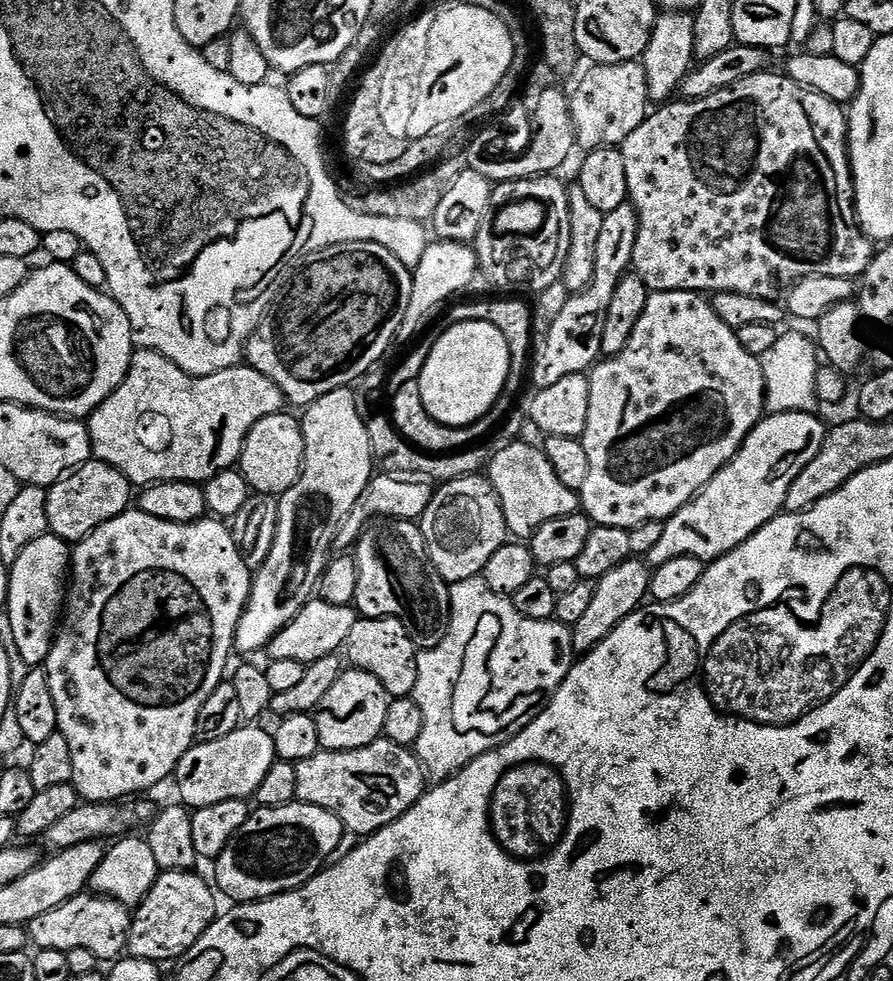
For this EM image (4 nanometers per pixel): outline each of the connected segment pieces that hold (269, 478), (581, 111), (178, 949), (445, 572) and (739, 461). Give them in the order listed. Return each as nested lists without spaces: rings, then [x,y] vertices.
[[[283,411],[270,418],[262,418],[262,422],[250,430],[242,446],[238,471],[244,475],[253,493],[279,498],[294,486],[294,482],[298,482],[304,465],[304,429],[297,417],[295,420],[288,415]]]
[[[627,60],[624,64],[597,64],[580,80],[571,93],[572,121],[577,145],[584,150],[615,148],[644,121],[650,112],[646,70],[643,63]]]
[[[195,871],[161,872],[156,877],[150,894],[146,894],[132,917],[126,949],[129,957],[157,962],[179,961],[216,921],[217,893],[209,881],[208,885],[202,877],[196,875]]]
[[[483,475],[459,476],[456,480],[441,483],[433,491],[430,506],[426,506],[424,515],[419,521],[421,532],[424,534],[424,541],[430,554],[430,562],[434,562],[434,570],[444,581],[449,584],[457,584],[466,578],[474,578],[483,573],[486,562],[494,550],[498,550],[509,539],[510,533],[506,526],[506,518],[502,514],[500,499],[492,484]]]
[[[774,412],[759,420],[735,458],[689,504],[664,521],[662,538],[646,558],[649,569],[683,556],[718,560],[781,515],[794,478],[814,462],[828,436],[829,425],[818,417],[816,412]]]

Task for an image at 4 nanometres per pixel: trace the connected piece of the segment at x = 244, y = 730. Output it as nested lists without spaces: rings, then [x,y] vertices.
[[[241,726],[234,734],[226,734],[226,738],[193,744],[174,773],[176,788],[180,791],[179,803],[195,810],[215,806],[217,802],[255,797],[258,786],[262,786],[266,774],[270,774],[270,766],[278,759],[272,732],[260,727],[264,726]]]

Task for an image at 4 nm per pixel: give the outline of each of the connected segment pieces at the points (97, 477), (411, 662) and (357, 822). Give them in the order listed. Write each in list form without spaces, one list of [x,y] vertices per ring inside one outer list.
[[[95,458],[86,461],[81,468],[70,472],[48,489],[46,498],[46,518],[49,533],[69,542],[79,542],[98,526],[118,518],[123,512],[129,511],[134,500],[134,486],[114,466],[103,464]]]
[[[383,616],[382,618],[357,619],[354,630],[350,630],[350,638],[346,645],[348,660],[357,672],[374,674],[378,682],[388,691],[389,697],[412,696],[418,682],[418,649],[406,626],[398,618]]]
[[[378,739],[372,744],[355,748],[349,752],[329,752],[321,750],[310,758],[295,761],[298,774],[297,801],[313,804],[327,812],[333,812],[344,823],[345,829],[355,836],[367,838],[378,830],[390,826],[402,814],[406,814],[424,797],[426,773],[412,748],[403,748],[386,739]]]

